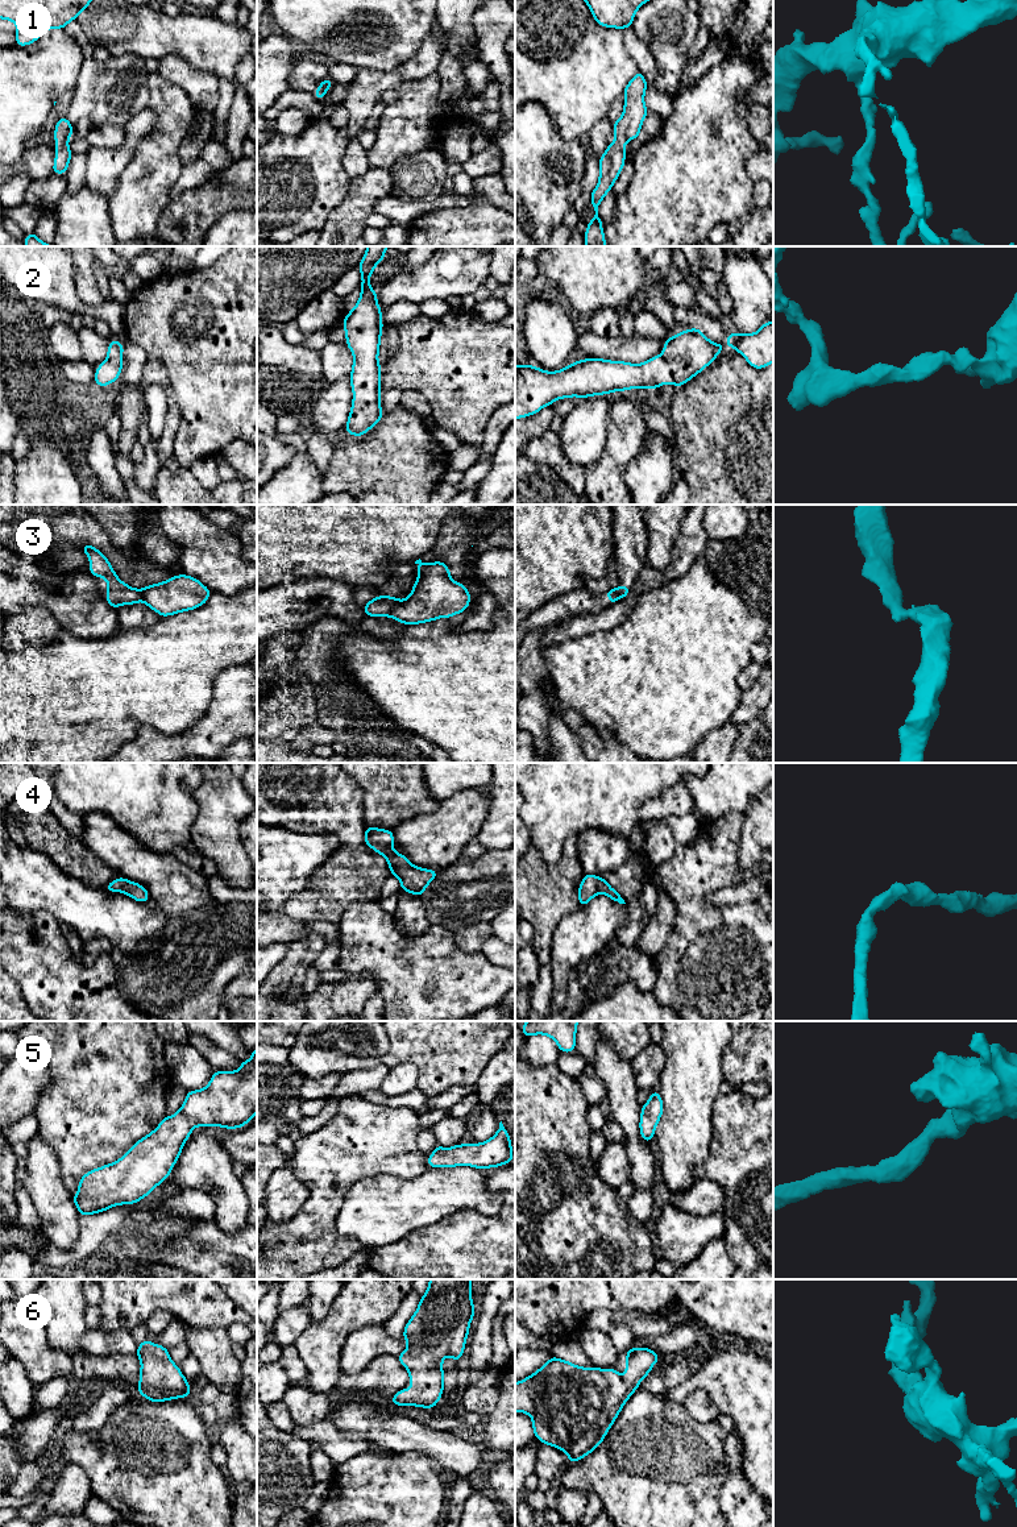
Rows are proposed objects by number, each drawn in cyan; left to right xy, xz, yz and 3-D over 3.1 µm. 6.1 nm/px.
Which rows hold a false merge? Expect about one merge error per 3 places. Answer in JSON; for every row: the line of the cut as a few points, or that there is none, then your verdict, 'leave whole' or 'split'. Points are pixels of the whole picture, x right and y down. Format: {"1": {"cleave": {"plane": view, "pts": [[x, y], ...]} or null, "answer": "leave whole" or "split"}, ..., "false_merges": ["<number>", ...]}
{"1": {"cleave": null, "answer": "leave whole"}, "2": {"cleave": null, "answer": "leave whole"}, "3": {"cleave": {"plane": "xz", "pts": [[402, 601], [387, 615]]}, "answer": "split"}, "4": {"cleave": null, "answer": "leave whole"}, "5": {"cleave": null, "answer": "leave whole"}, "6": {"cleave": null, "answer": "leave whole"}, "false_merges": ["3"]}

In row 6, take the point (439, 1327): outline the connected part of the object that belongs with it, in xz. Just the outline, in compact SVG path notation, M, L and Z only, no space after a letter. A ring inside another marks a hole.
M429 1279L426 1294L420 1298L418 1310L403 1331L408 1347L398 1354L399 1362L408 1370L412 1389L399 1390L390 1402L397 1406L418 1406L433 1408L443 1395L443 1360L451 1356L457 1364L465 1350L470 1321L476 1306L472 1302L470 1279Z

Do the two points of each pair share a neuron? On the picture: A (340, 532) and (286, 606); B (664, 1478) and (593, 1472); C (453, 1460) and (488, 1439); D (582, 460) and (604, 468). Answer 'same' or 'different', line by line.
A: different
B: same
C: different
D: different

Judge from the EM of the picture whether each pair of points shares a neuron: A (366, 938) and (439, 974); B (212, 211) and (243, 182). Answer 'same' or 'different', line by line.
A: same
B: same

